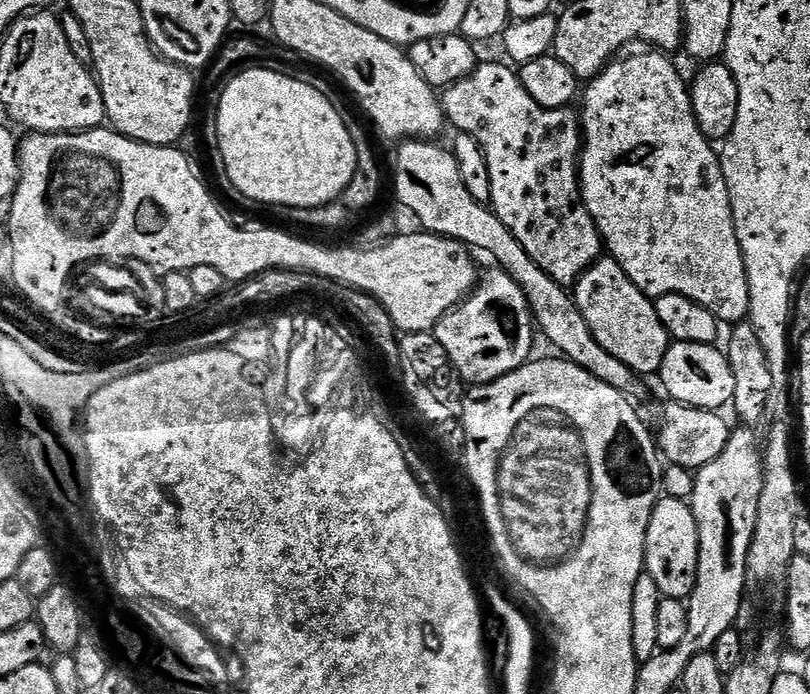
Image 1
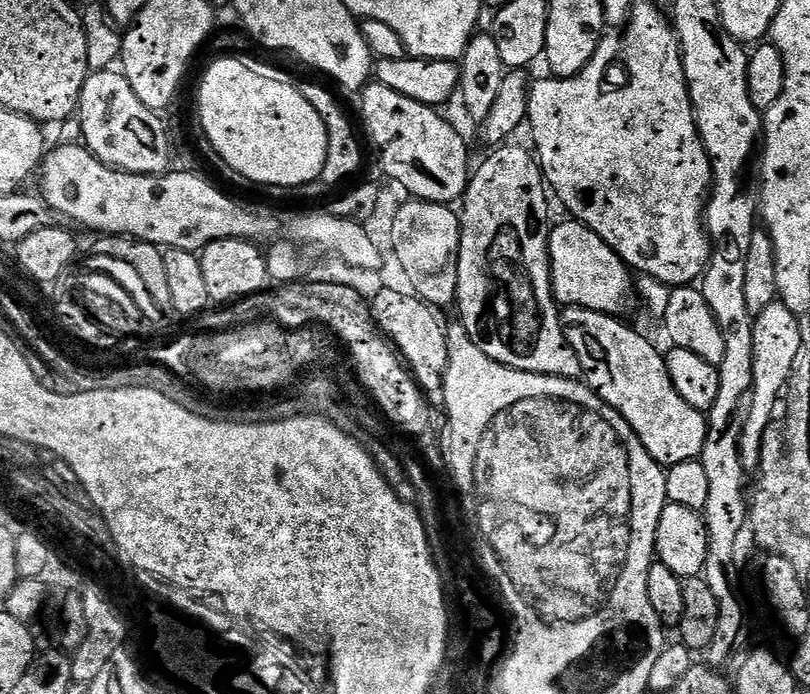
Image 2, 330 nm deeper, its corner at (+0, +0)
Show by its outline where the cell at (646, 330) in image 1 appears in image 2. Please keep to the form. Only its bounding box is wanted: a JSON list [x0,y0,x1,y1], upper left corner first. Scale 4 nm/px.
[548,218,638,318]

